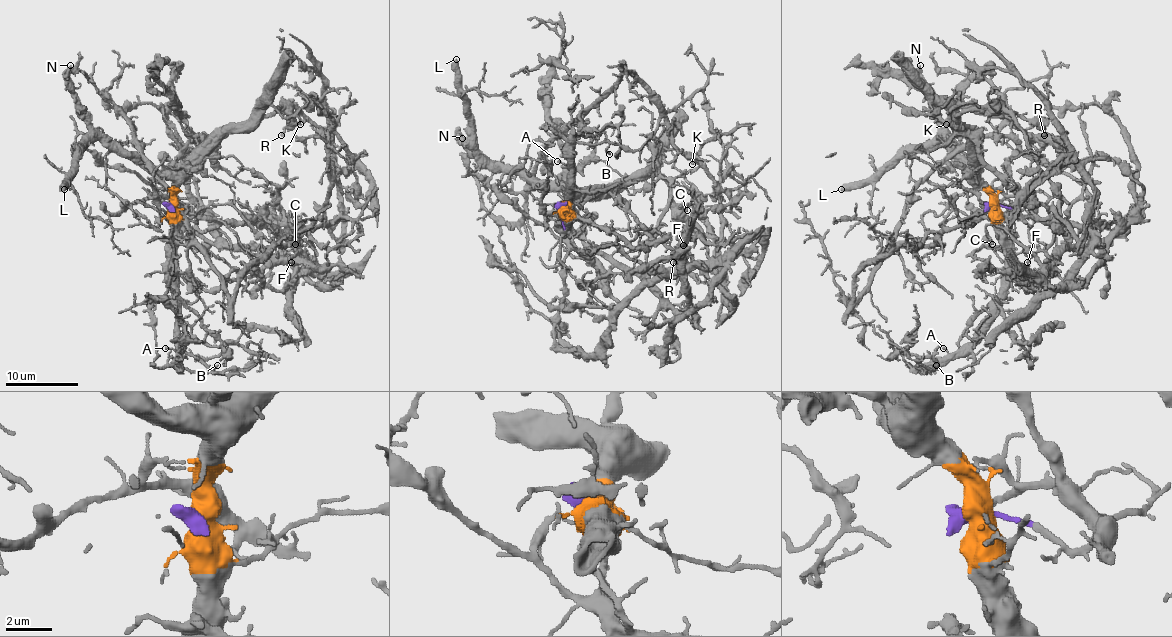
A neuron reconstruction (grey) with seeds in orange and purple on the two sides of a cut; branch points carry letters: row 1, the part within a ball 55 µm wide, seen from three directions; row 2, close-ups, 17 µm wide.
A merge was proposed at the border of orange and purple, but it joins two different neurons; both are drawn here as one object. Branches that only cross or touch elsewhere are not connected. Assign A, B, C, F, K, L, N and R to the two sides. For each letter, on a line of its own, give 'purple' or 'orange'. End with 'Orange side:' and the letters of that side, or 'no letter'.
A: orange
B: orange
C: purple
F: purple
K: orange
L: orange
N: orange
R: orange
Orange side: A, B, K, L, N, R

